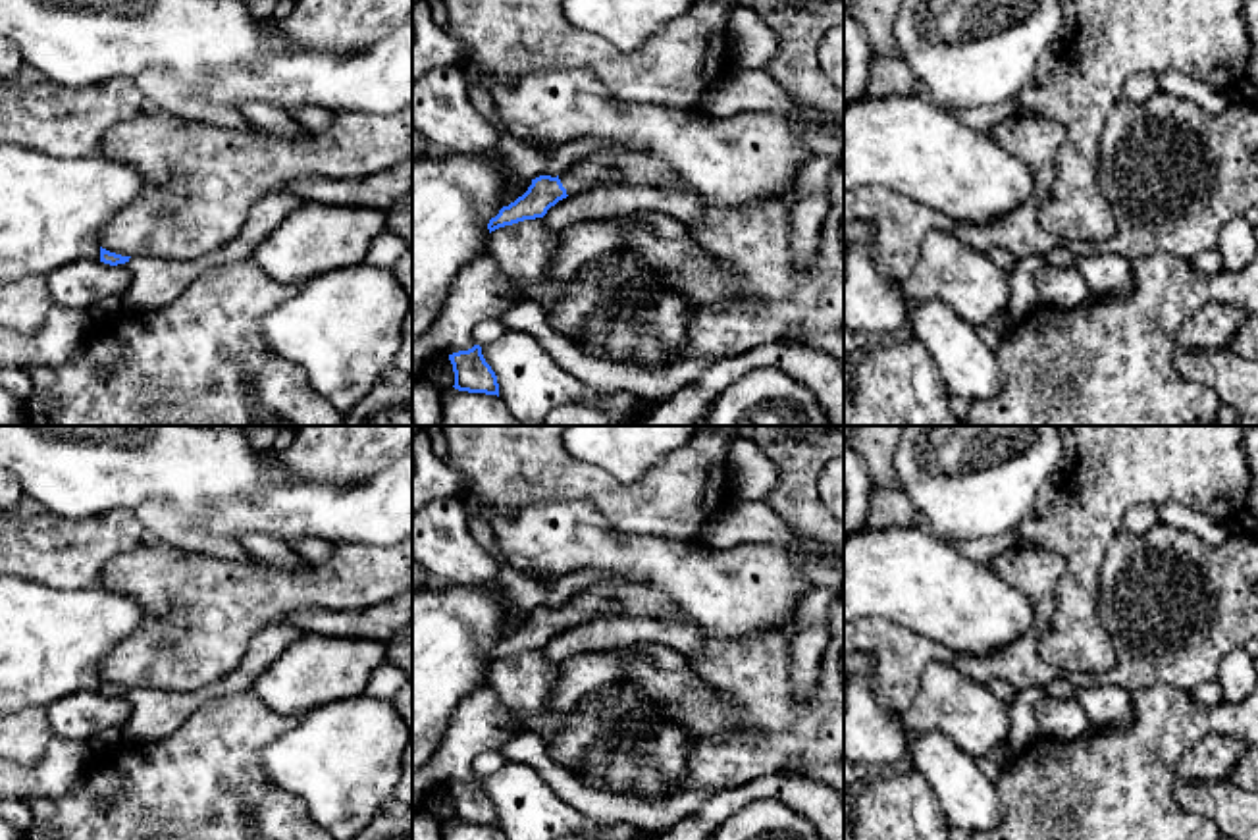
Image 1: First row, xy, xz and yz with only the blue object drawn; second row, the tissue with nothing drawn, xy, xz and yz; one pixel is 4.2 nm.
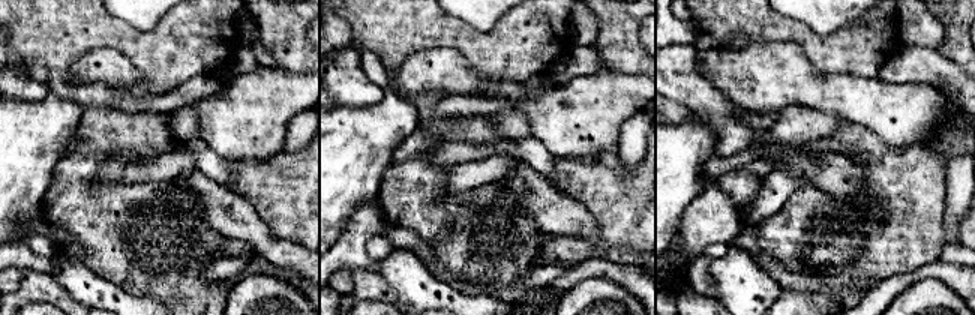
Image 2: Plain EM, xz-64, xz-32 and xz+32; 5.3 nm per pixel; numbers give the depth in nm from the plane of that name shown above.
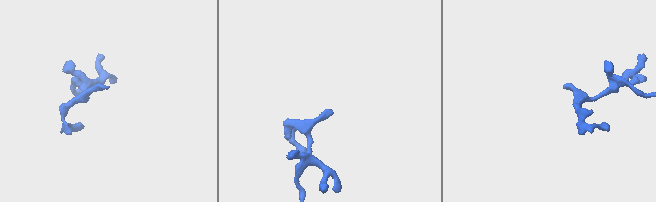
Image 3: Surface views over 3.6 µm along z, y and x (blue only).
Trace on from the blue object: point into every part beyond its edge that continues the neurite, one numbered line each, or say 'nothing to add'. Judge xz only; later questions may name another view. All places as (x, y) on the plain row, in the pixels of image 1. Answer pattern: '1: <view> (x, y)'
1: xz (594, 602)

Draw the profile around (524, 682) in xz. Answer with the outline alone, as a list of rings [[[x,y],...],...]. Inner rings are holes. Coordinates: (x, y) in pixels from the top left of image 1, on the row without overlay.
[[[541,649],[491,663],[487,682],[497,694],[501,717],[512,721],[518,732],[534,732],[549,744],[570,717],[549,707],[559,672],[561,663],[547,661]]]

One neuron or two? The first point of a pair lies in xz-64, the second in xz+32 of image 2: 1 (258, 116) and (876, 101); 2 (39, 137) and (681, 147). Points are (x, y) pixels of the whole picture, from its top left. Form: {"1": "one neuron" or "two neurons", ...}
{"1": "one neuron", "2": "one neuron"}

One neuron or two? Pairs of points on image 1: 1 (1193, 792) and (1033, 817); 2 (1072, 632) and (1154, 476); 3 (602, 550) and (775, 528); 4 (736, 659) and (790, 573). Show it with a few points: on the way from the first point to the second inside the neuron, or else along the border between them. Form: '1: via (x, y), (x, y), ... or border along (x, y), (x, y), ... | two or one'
1: border along (1185, 752), (1174, 796), (1187, 810), (1210, 819) | two
2: via (1077, 590), (1083, 571), (1083, 534), (1112, 505) | one
3: border along (696, 542), (707, 548), (734, 548), (744, 542) | two
4: border along (783, 632), (731, 638), (711, 638), (706, 634) | two

